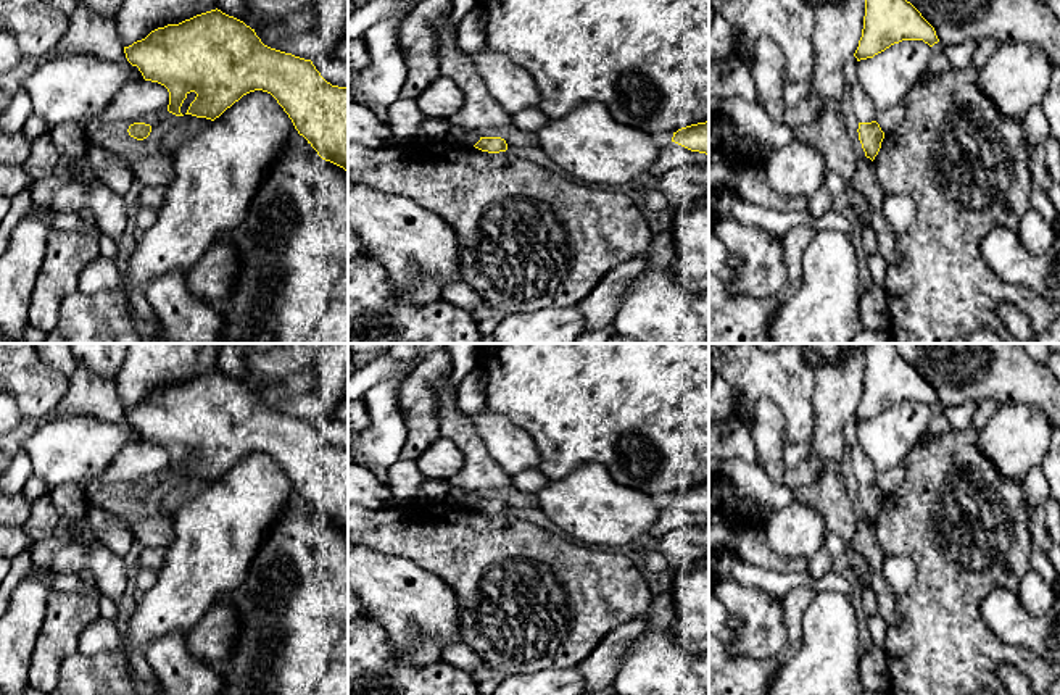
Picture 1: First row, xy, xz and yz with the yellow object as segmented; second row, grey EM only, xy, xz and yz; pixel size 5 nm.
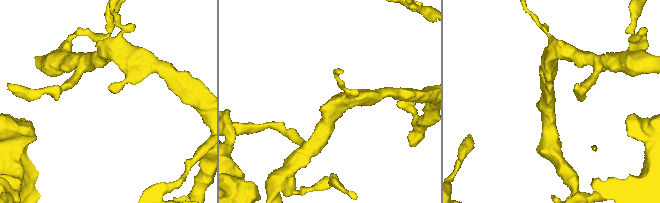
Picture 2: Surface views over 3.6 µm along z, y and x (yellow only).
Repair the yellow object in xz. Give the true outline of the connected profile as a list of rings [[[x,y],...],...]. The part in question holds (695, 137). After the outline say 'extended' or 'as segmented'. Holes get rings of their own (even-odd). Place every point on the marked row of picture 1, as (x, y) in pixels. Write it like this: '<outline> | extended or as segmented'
[[[709,121],[678,129],[673,132],[672,142],[691,152],[709,155]]] | as segmented

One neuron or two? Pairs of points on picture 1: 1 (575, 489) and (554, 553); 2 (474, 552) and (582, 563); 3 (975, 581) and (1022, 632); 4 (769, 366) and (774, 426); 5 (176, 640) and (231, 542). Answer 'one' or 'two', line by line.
1: two
2: one
3: two
4: two
5: two

